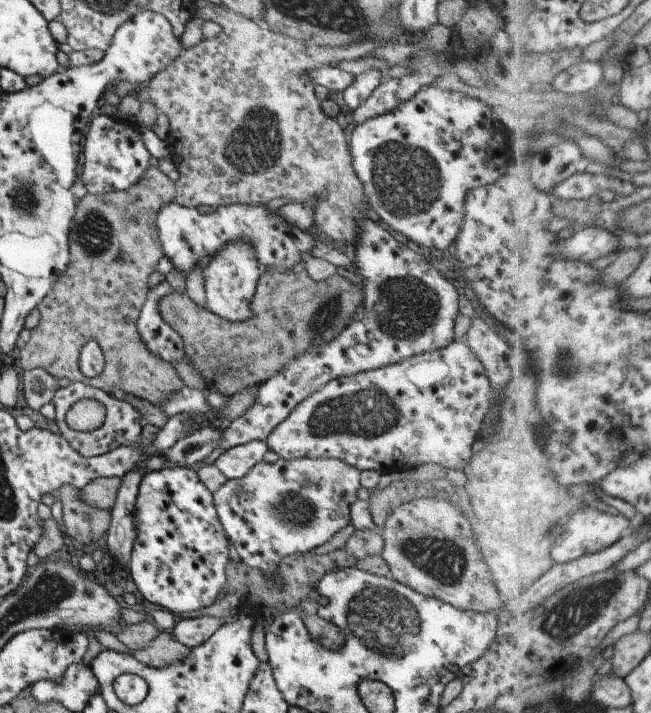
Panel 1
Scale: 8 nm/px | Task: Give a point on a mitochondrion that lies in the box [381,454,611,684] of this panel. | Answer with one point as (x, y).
(444, 561)

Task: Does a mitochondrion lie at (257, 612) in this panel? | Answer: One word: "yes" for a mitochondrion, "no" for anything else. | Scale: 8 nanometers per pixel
no

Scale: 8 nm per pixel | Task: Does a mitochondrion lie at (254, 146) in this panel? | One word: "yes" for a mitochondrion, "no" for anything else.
yes

